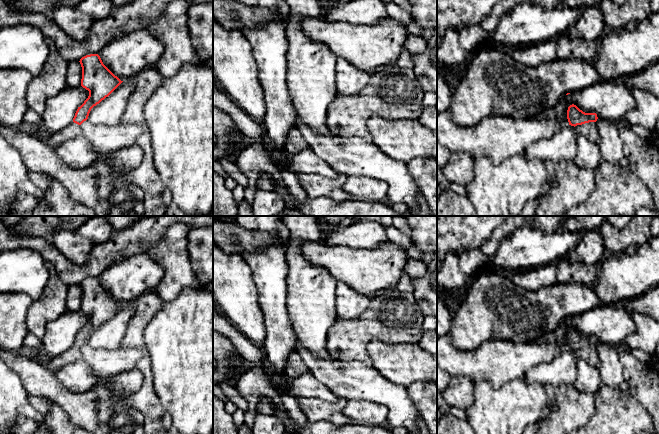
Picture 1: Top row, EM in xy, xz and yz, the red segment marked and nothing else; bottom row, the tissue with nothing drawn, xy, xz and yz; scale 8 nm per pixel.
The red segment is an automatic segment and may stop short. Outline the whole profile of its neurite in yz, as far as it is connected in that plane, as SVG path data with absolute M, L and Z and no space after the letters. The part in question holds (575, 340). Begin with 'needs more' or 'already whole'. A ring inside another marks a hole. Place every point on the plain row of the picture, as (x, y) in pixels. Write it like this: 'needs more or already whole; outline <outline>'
needs more; outline M572 328L567 334L569 349L574 350L579 359L586 361L591 366L598 368L599 360L596 351L598 343L596 337L585 337L576 329Z

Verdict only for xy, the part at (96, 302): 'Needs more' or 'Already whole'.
Needs more

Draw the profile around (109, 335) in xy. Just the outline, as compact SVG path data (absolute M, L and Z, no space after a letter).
M133 304L123 305L108 321L91 333L87 344L95 349L120 349L134 314Z

